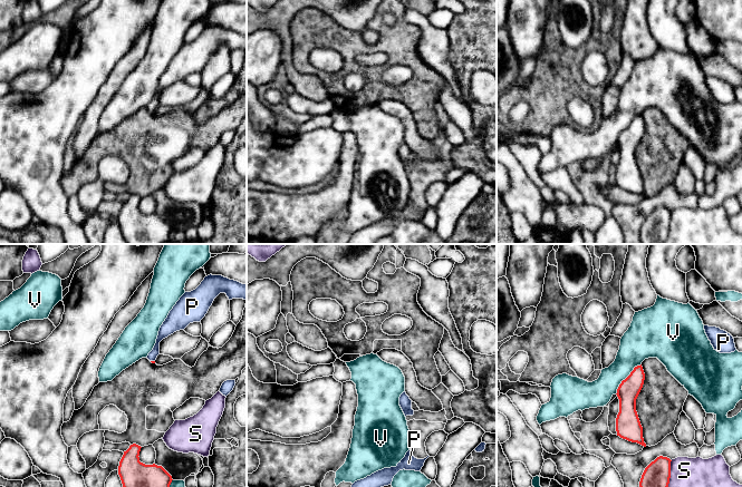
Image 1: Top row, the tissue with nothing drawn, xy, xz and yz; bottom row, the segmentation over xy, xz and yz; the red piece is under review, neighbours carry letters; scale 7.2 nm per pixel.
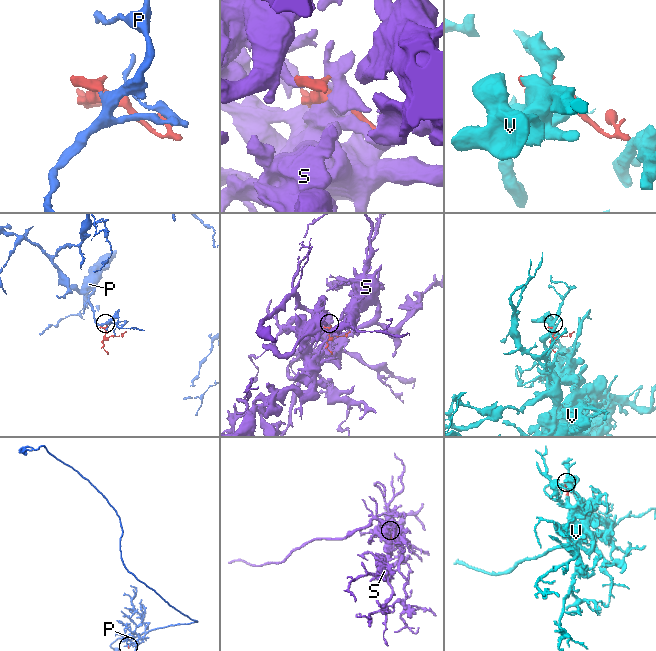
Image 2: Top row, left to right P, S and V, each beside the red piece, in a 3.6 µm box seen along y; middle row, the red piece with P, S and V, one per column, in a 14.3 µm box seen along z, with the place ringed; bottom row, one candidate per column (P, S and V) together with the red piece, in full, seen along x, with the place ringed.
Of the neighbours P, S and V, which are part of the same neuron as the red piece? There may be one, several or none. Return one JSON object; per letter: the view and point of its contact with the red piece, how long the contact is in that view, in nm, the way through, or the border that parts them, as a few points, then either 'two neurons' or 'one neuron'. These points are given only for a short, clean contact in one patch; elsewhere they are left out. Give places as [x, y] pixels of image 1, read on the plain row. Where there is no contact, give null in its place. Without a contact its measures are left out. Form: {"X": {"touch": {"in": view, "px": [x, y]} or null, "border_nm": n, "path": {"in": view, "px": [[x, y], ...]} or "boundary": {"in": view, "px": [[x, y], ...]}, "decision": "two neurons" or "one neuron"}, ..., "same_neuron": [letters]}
{"P": {"touch": {"in": "xy", "px": [153, 111]}, "border_nm": 30, "path": {"in": "xy", "px": [[151, 111], [153, 111], [157, 91], [165, 80]]}, "decision": "one neuron"}, "S": {"touch": {"in": "yz", "px": [670, 227]}, "border_nm": 240, "decision": "two neurons"}, "V": {"touch": {"in": "yz", "px": [626, 128]}, "border_nm": 300, "decision": "two neurons"}, "same_neuron": ["P"]}

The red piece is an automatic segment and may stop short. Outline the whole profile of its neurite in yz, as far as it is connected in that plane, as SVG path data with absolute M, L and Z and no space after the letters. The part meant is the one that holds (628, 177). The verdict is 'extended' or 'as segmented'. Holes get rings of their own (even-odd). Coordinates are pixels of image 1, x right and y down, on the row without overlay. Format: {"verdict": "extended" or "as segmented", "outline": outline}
{"verdict": "as segmented", "outline": "M640 115L635 117L619 135L616 144L619 149L616 182L620 188L646 197L643 188L643 177L636 162L636 149L643 138L644 130L645 124Z"}

